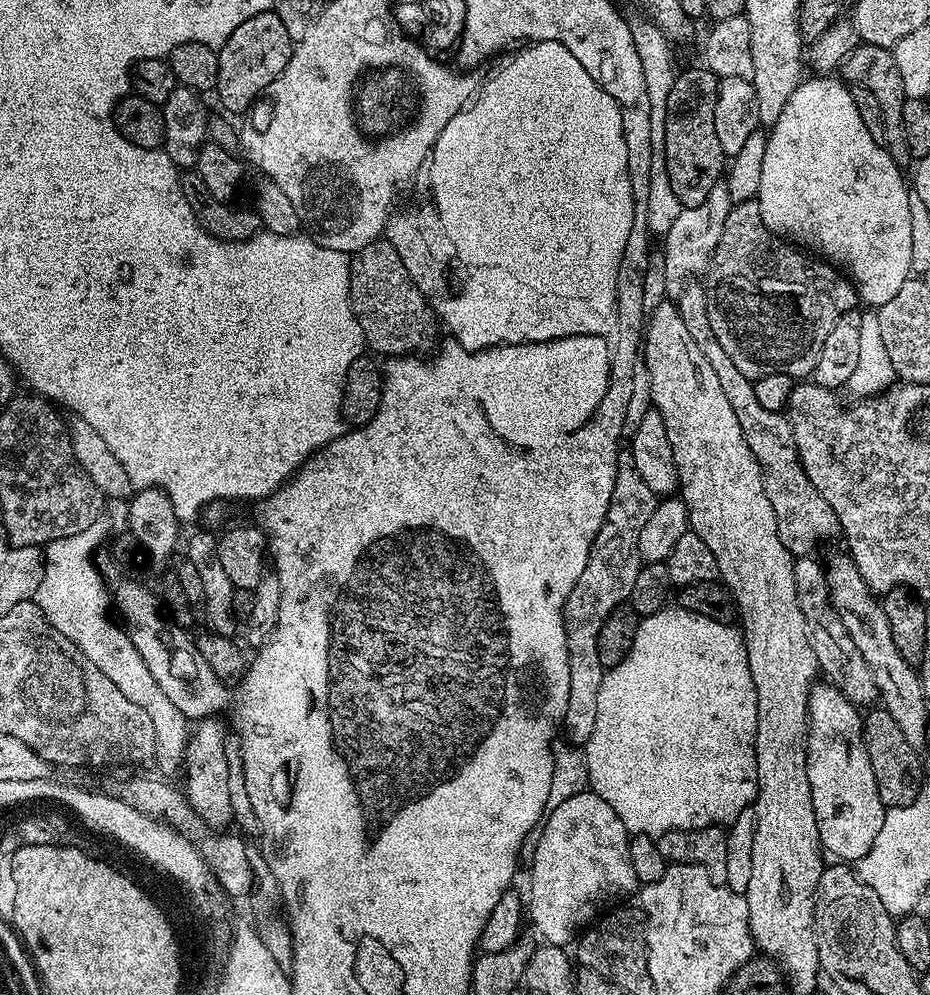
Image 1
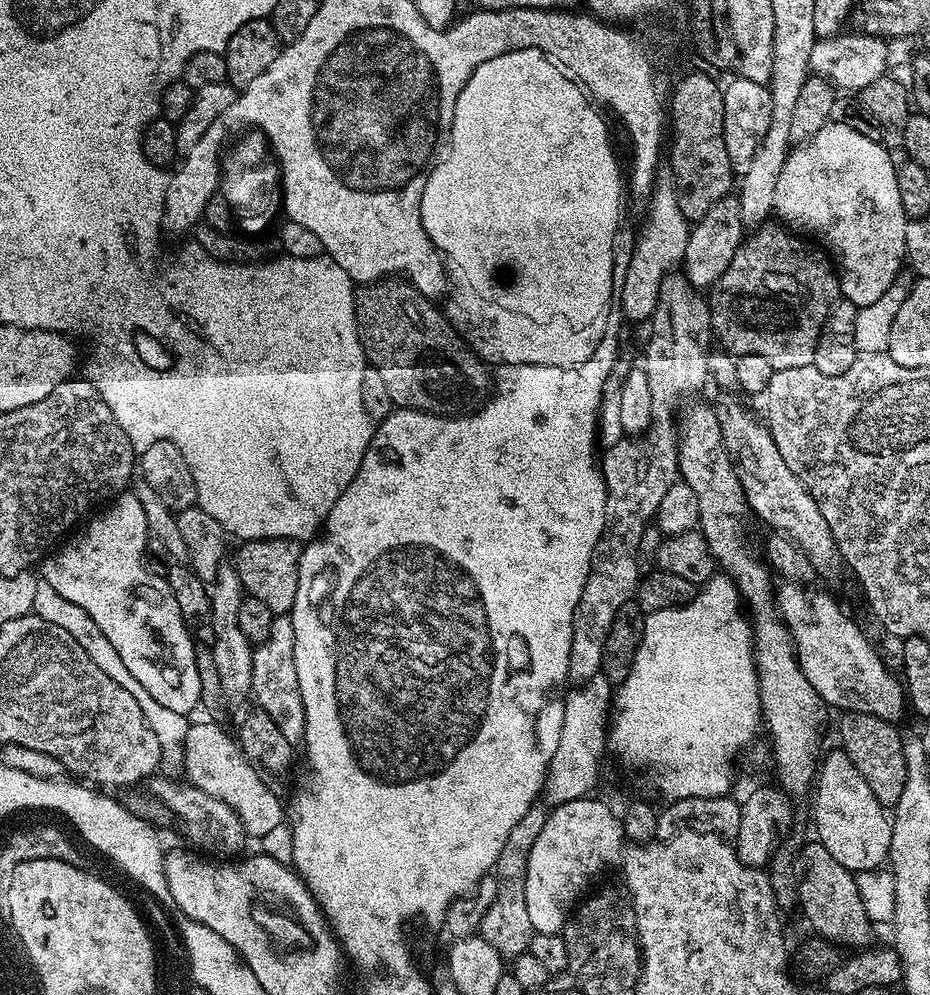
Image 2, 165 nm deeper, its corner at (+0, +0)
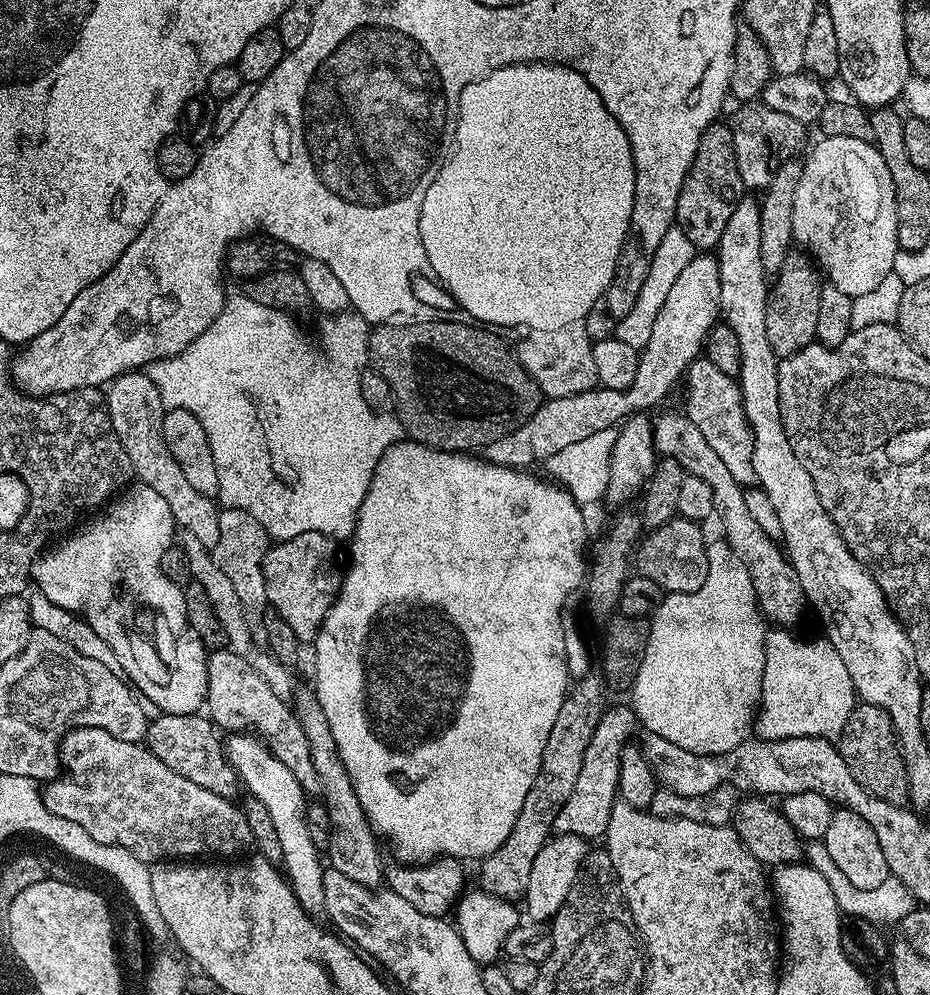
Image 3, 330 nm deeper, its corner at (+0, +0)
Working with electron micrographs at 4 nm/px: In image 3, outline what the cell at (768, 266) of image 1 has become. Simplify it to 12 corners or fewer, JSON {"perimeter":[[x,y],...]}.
{"perimeter":[[789,251],[769,291],[766,332],[778,358],[816,340],[823,283]]}

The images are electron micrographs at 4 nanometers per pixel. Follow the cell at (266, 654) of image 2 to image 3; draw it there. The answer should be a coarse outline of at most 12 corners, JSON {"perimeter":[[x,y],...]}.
{"perimeter":[[319,704],[298,715],[333,830],[329,867],[373,890],[377,837]]}

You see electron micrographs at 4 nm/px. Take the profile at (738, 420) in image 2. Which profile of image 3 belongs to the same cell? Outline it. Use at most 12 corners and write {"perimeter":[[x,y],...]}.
{"perimeter":[[708,357],[687,368],[685,415],[735,481],[755,485],[739,381]]}

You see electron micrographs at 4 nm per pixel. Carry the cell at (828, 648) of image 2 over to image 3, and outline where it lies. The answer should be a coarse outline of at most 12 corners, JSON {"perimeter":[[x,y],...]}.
{"perimeter":[[683,411],[652,443],[714,490],[723,539],[754,582],[765,621],[794,626],[804,591],[781,545]]}

